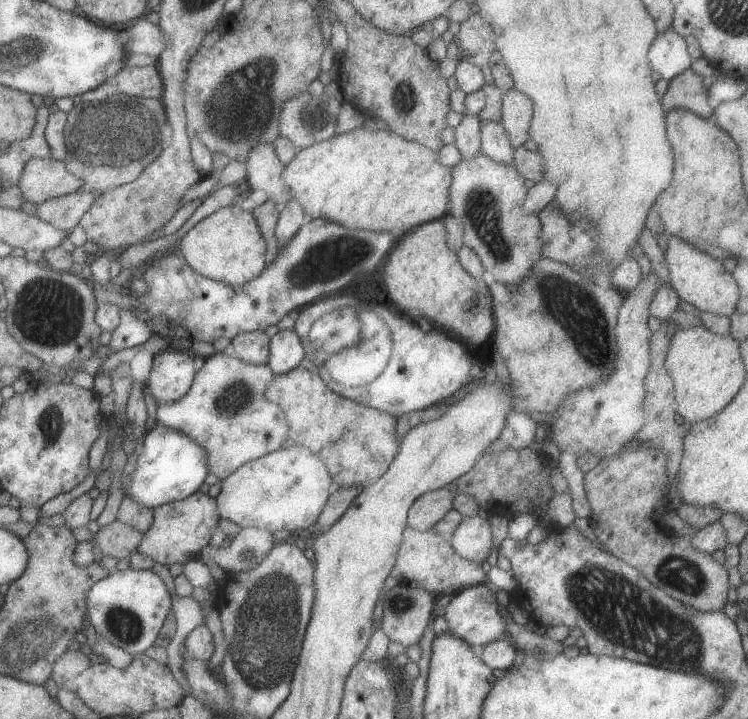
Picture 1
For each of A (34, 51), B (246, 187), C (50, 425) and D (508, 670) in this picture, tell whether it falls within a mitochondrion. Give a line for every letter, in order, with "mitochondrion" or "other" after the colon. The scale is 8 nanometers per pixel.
A: mitochondrion
B: other
C: mitochondrion
D: other

